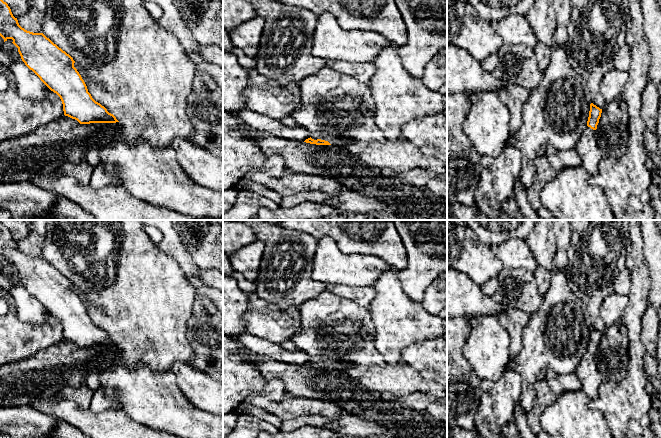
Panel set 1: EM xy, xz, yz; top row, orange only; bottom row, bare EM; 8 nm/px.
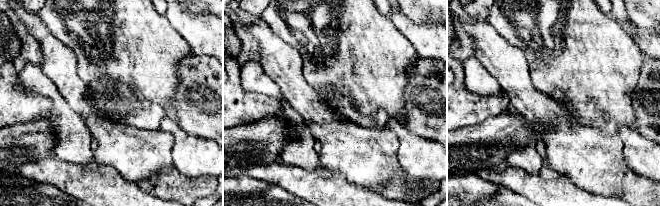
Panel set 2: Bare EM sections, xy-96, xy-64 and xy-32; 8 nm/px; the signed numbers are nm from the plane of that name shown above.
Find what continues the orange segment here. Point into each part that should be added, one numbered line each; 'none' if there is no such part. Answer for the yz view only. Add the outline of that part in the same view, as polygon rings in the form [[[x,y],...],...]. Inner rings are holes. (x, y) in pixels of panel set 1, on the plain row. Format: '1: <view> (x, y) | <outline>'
1: yz (590, 379) | [[[587,351],[576,371],[580,381],[580,390],[582,390],[589,400],[594,400],[598,396],[599,387],[604,381],[595,362],[595,354]]]

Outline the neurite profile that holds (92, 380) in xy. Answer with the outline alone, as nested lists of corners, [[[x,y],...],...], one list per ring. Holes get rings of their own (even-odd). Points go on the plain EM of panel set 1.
[[[97,373],[88,374],[86,377],[86,384],[93,392],[98,390],[100,388],[99,374]]]

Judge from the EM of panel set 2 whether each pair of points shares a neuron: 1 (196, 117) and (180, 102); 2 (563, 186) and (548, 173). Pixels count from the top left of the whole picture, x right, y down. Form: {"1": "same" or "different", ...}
{"1": "same", "2": "different"}

